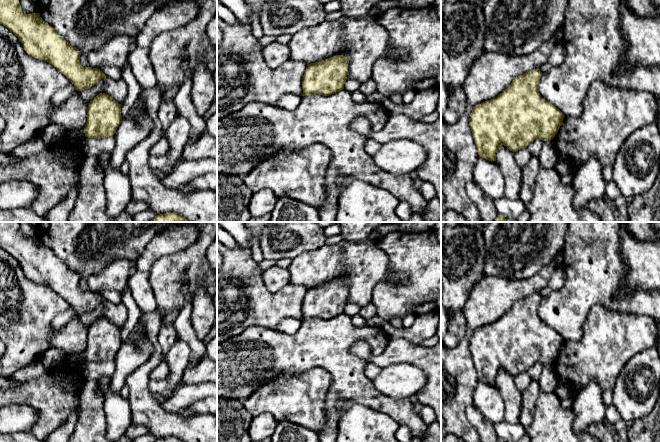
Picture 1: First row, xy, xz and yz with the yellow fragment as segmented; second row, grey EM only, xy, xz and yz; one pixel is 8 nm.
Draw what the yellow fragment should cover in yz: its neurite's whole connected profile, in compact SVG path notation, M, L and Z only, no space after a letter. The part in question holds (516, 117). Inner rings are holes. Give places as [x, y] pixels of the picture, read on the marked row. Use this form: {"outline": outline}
{"outline": "M539 68L516 77L496 98L473 108L469 125L478 155L496 161L500 146L516 152L539 138L552 140L564 114L541 97Z"}

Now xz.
{"outline": "M343 55L307 64L303 75L303 94L329 96L344 89L349 60Z"}

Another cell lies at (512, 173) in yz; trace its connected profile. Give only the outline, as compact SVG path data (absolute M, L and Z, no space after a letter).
M504 145L500 146L496 153L496 162L505 179L504 196L513 200L518 199L522 183L522 169L517 165L514 152Z

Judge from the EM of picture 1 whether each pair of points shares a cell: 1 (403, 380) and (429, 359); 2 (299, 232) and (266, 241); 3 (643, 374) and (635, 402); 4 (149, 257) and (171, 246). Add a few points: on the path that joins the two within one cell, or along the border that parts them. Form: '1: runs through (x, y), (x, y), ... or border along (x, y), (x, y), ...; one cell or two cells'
1: border along (395, 363), (417, 366), (425, 375), (424, 386); two cells
2: runs through (291, 233), (284, 238), (274, 241); one cell
3: runs through (643, 381), (642, 395); one cell
4: runs through (154, 252), (160, 246), (166, 246); one cell

